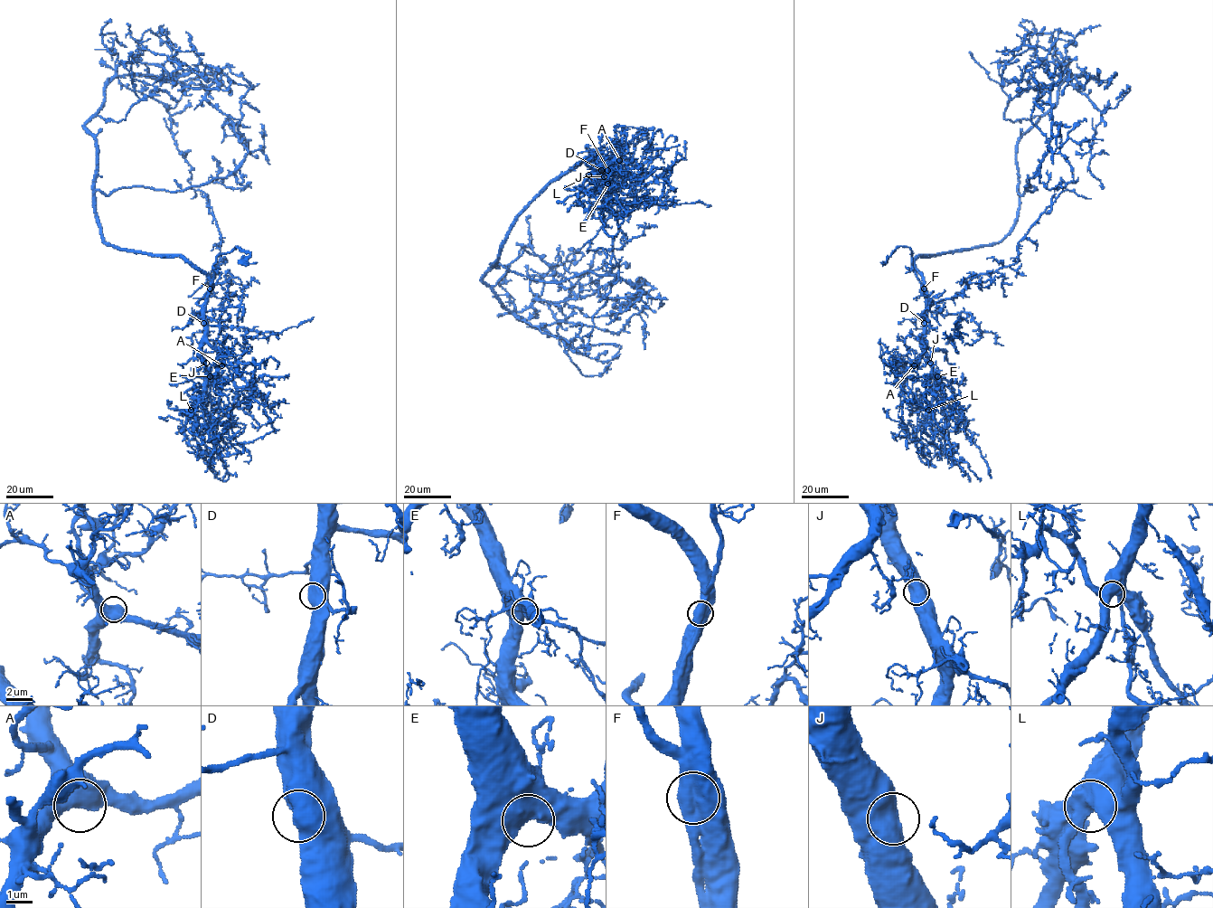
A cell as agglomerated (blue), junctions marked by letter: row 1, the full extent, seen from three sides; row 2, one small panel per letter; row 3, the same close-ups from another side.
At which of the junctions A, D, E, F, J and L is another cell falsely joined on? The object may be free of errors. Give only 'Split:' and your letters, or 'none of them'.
Split: none of them

